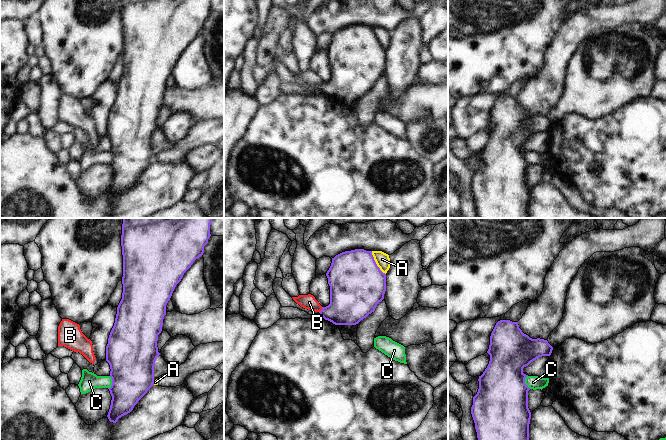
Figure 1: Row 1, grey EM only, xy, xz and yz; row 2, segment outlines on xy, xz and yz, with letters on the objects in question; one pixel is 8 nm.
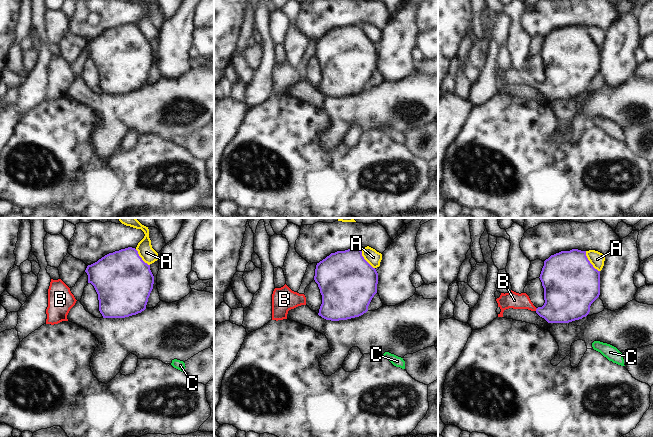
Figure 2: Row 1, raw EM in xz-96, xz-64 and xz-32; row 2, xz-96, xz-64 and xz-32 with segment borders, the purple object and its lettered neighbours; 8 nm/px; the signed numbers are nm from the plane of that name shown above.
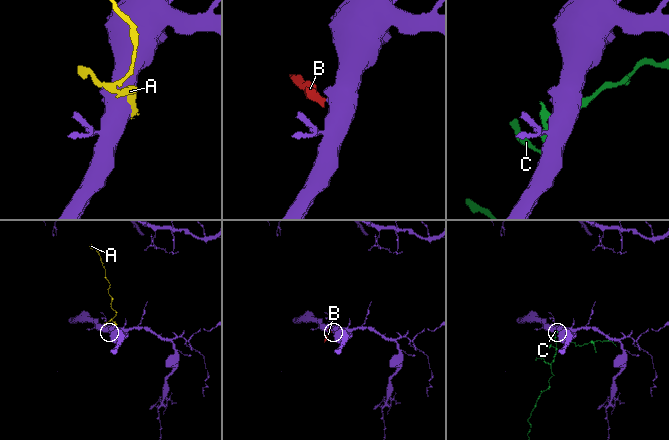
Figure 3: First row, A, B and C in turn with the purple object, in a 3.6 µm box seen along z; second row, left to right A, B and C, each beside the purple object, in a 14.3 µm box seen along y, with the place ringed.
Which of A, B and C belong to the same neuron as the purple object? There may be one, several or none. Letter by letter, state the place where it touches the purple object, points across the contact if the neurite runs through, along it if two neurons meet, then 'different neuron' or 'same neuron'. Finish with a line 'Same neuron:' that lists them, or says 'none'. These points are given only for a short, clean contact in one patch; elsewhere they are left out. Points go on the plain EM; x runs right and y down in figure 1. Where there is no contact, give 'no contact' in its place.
A: meets purple in xz at (375, 39); different neuron
B: meets purple in xz at (321, 86); runs through xz (350, 75), (339, 86), (321, 86), (309, 78); same neuron
C: meets purple in yz at (524, 158); different neuron
Same neuron: B

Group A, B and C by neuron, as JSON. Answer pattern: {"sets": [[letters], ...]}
{"sets": [["A"], ["B"], ["C"]]}

